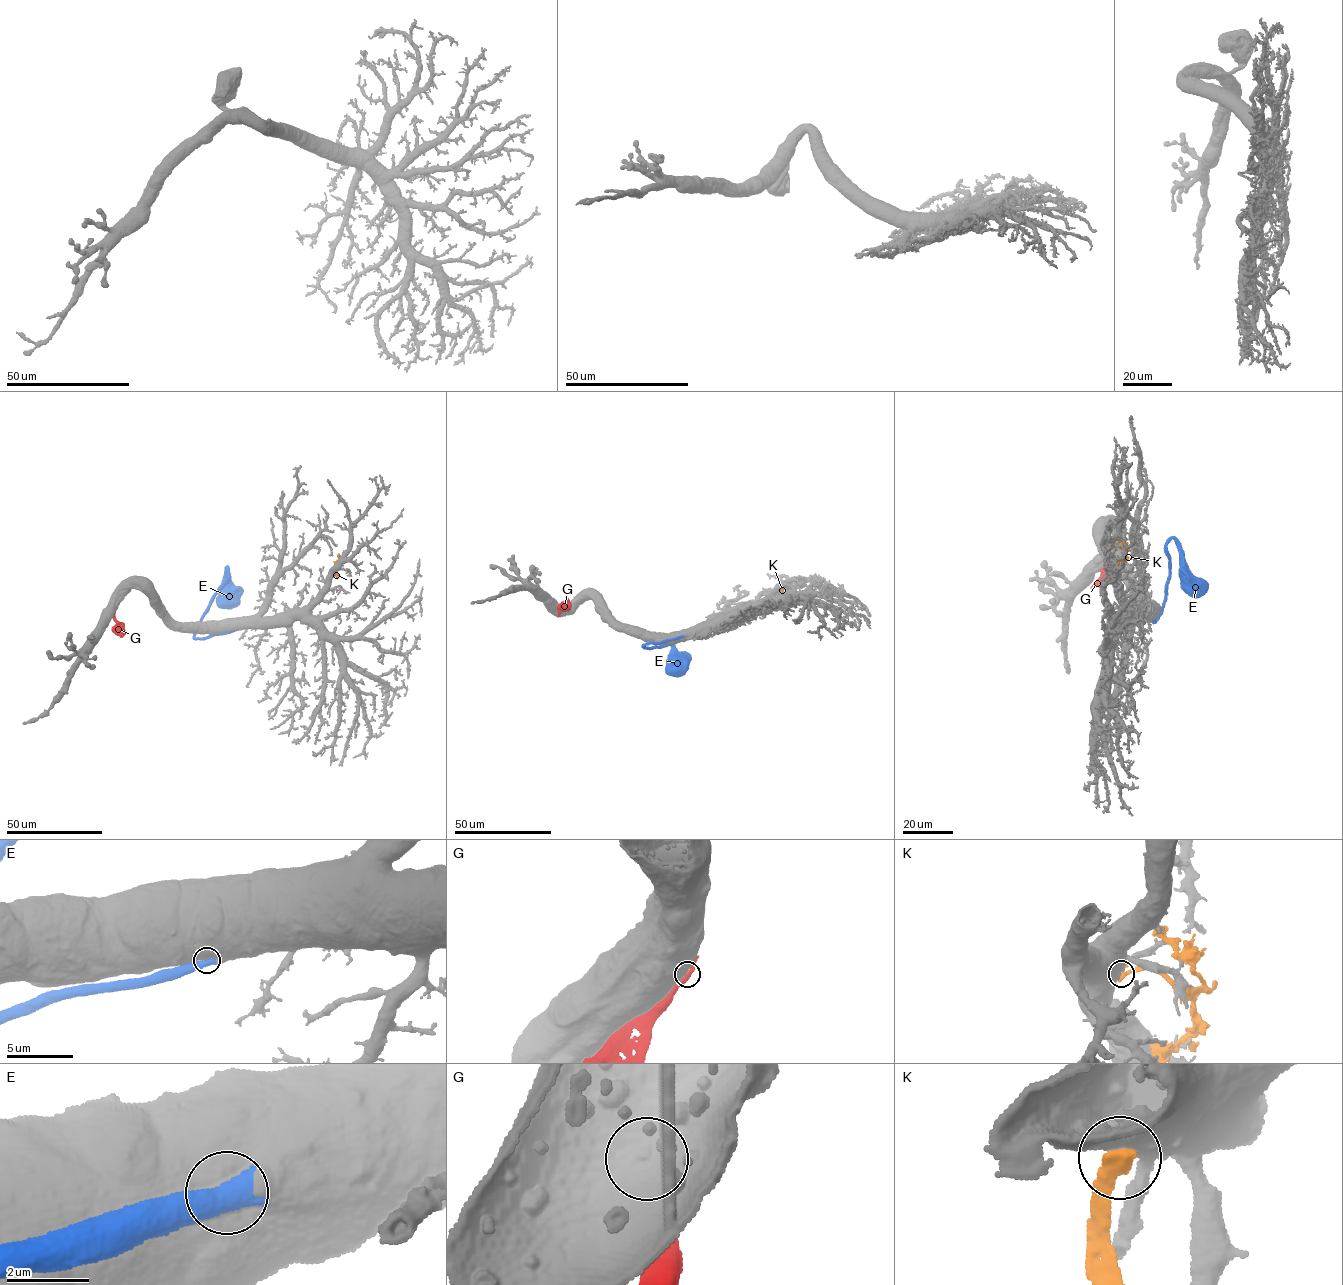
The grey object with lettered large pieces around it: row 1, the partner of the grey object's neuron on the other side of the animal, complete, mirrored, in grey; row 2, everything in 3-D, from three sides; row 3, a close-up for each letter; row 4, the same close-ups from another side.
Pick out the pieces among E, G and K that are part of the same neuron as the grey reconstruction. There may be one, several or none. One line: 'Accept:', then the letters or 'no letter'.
Accept: E

